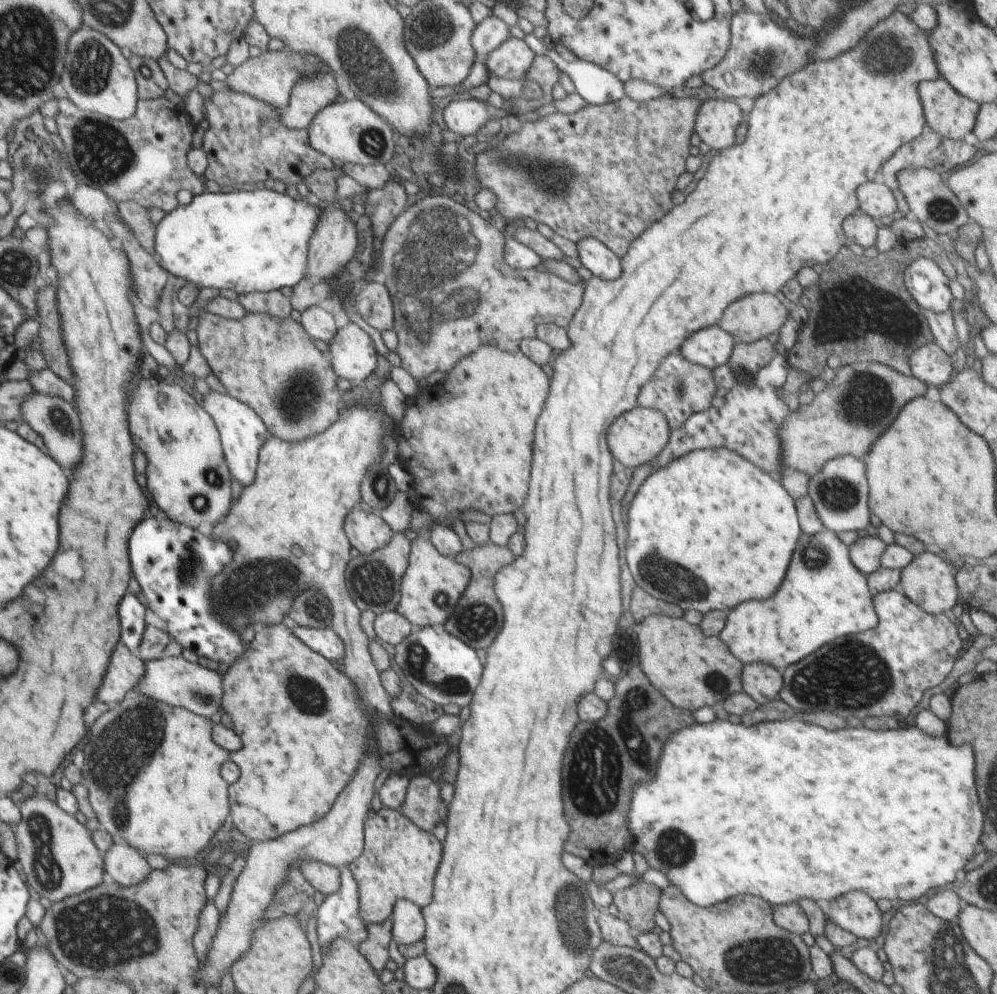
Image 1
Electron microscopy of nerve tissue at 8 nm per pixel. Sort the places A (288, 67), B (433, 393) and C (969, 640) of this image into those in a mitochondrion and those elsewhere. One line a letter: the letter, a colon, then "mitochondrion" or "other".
A: mitochondrion
B: other
C: other

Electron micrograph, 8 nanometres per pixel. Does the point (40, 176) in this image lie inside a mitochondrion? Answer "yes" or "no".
no

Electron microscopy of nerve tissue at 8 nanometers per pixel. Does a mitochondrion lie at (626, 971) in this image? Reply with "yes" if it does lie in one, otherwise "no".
yes

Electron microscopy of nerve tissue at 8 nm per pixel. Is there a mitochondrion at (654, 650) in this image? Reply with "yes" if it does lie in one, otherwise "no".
no

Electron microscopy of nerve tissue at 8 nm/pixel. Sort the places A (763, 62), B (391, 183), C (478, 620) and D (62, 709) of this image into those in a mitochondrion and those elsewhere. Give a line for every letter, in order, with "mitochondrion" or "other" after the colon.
A: mitochondrion
B: other
C: mitochondrion
D: other

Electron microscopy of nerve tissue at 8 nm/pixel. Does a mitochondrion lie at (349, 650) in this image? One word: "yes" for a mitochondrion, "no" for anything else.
no

